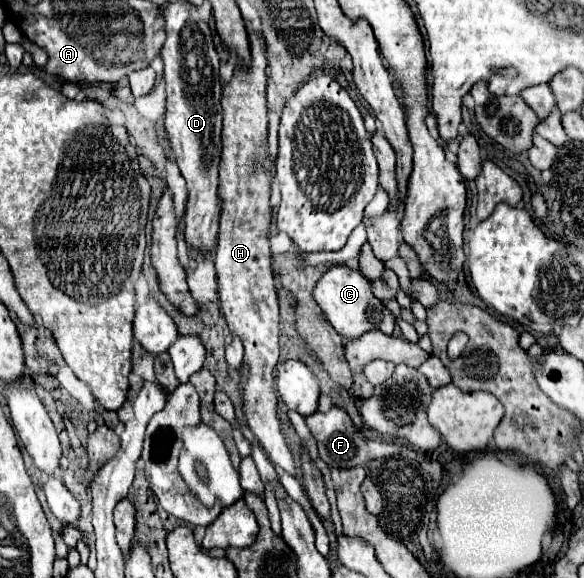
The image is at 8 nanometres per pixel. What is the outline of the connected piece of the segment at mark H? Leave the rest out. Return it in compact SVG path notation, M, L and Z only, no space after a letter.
M250 33L250 45L252 45L252 65L240 67L236 63L232 81L224 85L224 129L222 129L222 161L220 161L220 185L222 185L222 215L220 215L220 231L218 231L218 245L216 245L216 275L218 275L218 295L222 303L222 313L228 321L228 327L234 335L238 335L244 343L244 361L250 369L250 377L244 383L244 415L248 421L248 427L260 441L262 449L266 451L268 459L288 471L290 475L296 475L296 463L292 457L292 449L282 435L280 419L278 419L278 399L276 399L276 387L274 387L274 369L278 365L278 319L280 319L280 307L278 307L278 293L274 287L274 275L272 275L272 253L268 243L268 225L270 225L270 175L264 169L264 161L268 159L268 145L266 145L266 129L268 129L268 117L266 117L266 79L268 79L268 63L260 49L258 39Z

